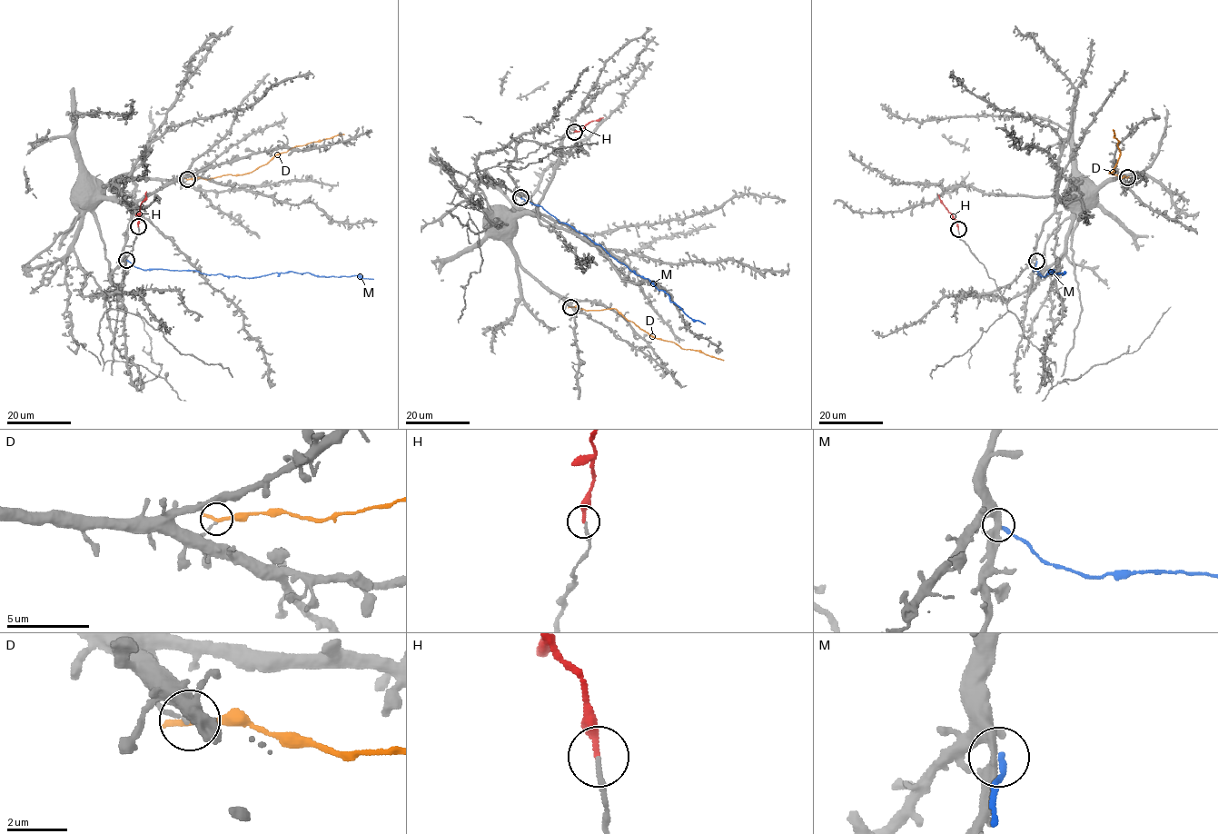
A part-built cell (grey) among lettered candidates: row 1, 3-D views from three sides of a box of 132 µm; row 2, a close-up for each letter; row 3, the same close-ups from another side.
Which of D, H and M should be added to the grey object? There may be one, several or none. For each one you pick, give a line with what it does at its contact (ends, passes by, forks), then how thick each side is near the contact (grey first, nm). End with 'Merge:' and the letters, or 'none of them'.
H: it ends; calibres 150 and 220 nm
Merge: H

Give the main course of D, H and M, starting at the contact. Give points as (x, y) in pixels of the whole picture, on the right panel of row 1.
D: (1126, 177), (1109, 173), (1120, 152), (1117, 145), (1119, 141), (1114, 138), (1112, 130)
H: (958, 229), (957, 222), (938, 194)
M: (1036, 261), (1033, 270), (1037, 274), (1045, 276), (1049, 269), (1052, 273), (1064, 272), (1063, 275)

